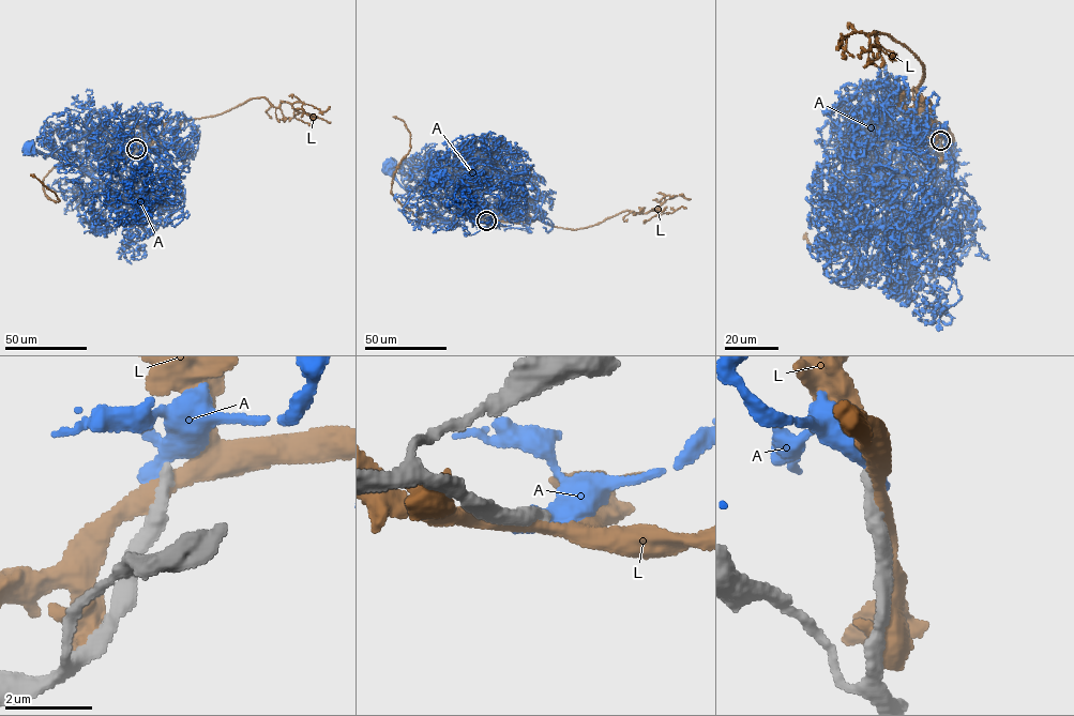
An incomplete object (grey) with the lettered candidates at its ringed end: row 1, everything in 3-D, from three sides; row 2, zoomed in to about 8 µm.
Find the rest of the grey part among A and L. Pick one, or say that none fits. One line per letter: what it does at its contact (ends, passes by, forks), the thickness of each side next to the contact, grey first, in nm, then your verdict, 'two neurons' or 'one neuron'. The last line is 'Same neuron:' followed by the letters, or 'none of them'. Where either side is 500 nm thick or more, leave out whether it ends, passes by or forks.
A: it ends | 280/480 nm | two neurons
L: it passes by | 400/360 nm | two neurons
Same neuron: none of them

